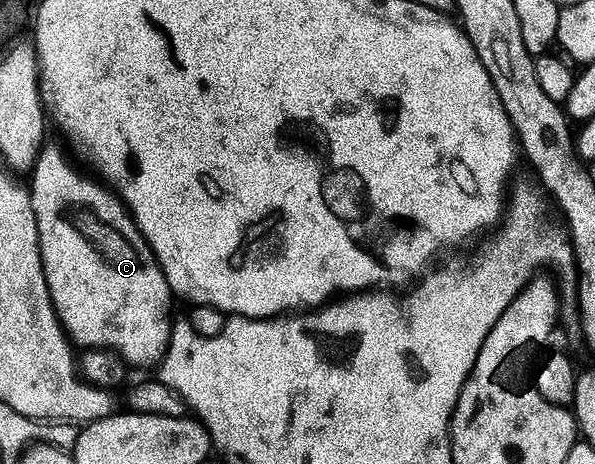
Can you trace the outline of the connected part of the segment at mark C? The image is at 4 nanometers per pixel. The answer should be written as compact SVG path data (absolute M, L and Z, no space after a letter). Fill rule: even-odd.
M43 145L39 152L32 171L34 179L28 182L28 189L32 212L36 212L38 221L42 267L56 316L75 347L112 350L131 367L153 367L161 362L172 329L172 295L162 267L154 259L154 253L123 206L122 199L101 181L85 178L66 159L65 149L50 145Z

